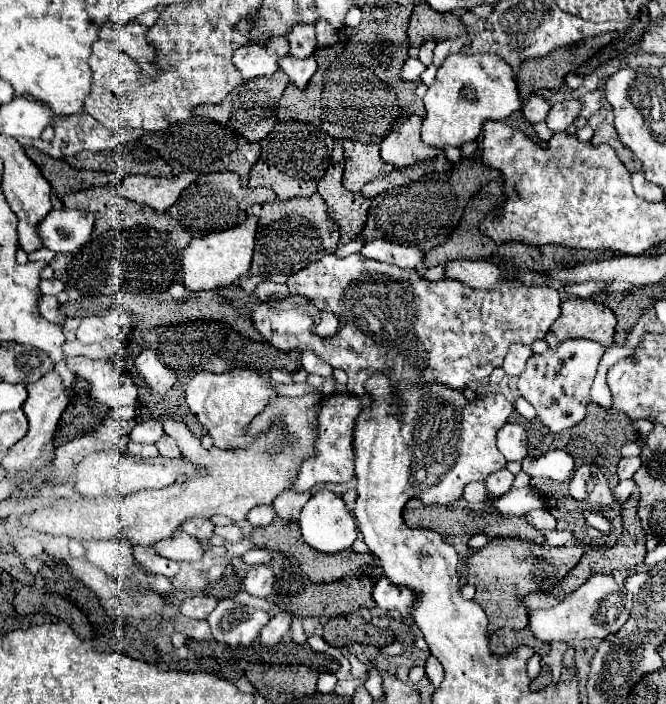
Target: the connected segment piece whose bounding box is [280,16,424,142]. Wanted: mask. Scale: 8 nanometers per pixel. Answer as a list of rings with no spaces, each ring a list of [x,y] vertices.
[[[388,16],[384,24],[376,24],[372,18],[362,18],[358,28],[342,26],[338,30],[338,42],[328,48],[316,50],[318,70],[304,90],[288,84],[280,106],[282,118],[294,118],[310,122],[338,140],[366,142],[360,134],[366,134],[364,122],[396,122],[404,116],[422,116],[424,104],[414,94],[416,82],[400,78],[400,68],[408,58],[408,28],[410,18]]]

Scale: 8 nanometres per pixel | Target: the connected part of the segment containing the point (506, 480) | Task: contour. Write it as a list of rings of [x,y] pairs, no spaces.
[[[502,468],[502,470],[498,470],[498,472],[492,472],[492,474],[484,480],[484,486],[486,486],[486,490],[488,490],[488,496],[490,496],[490,498],[496,498],[498,494],[508,492],[512,480],[514,480],[514,474],[510,474],[506,468]]]

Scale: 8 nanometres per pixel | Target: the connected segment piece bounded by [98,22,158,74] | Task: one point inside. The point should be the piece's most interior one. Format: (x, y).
(132, 37)

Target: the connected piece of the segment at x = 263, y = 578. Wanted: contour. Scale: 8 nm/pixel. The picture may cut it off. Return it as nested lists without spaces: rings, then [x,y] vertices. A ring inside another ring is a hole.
[[[254,566],[244,578],[244,588],[248,594],[258,598],[268,598],[274,584],[274,572],[268,566]]]

